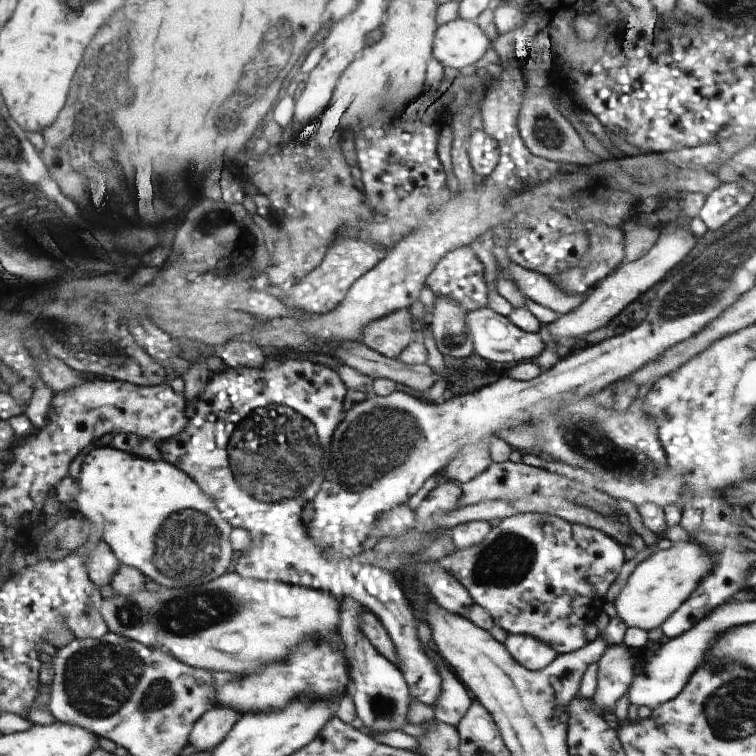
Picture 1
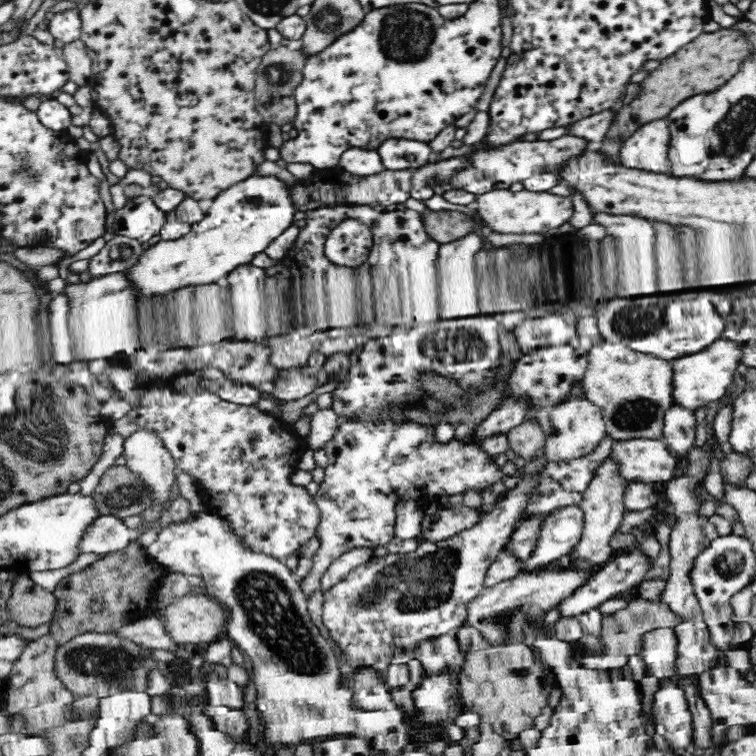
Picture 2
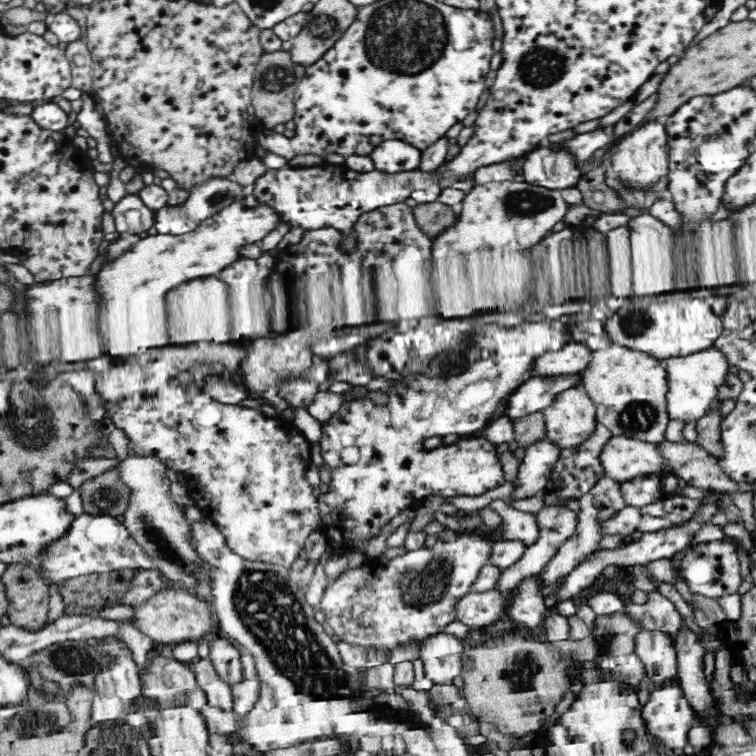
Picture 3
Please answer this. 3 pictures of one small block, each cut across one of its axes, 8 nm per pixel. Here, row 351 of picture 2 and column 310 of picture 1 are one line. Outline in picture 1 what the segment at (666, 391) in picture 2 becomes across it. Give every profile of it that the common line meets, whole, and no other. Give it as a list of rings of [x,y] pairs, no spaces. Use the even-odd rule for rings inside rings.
[[[237,572],[223,574],[209,584],[187,588],[143,590],[131,596],[113,594],[101,603],[101,613],[108,631],[149,649],[166,649],[177,661],[207,671],[244,671],[255,665],[268,665],[285,659],[293,647],[315,633],[331,640],[341,635],[342,612],[333,594],[316,588],[291,586],[285,582],[263,582],[243,578]]]

